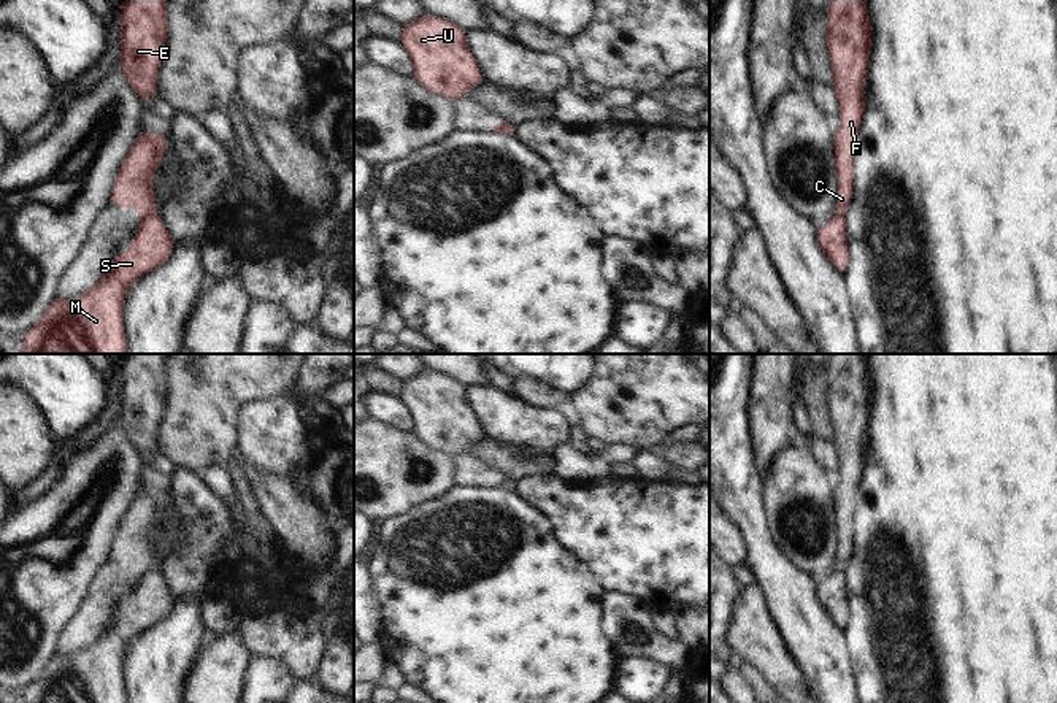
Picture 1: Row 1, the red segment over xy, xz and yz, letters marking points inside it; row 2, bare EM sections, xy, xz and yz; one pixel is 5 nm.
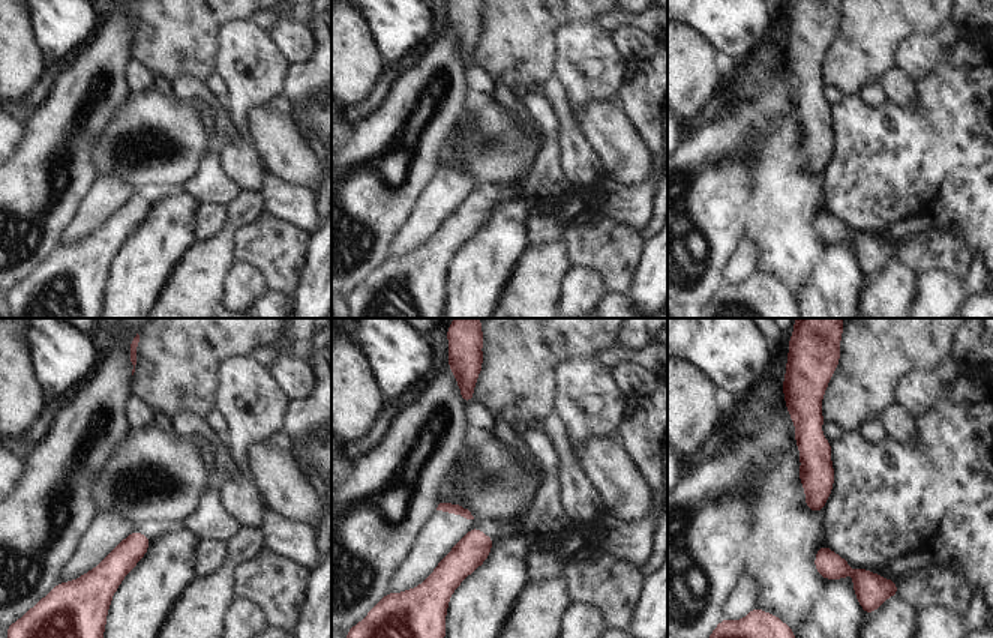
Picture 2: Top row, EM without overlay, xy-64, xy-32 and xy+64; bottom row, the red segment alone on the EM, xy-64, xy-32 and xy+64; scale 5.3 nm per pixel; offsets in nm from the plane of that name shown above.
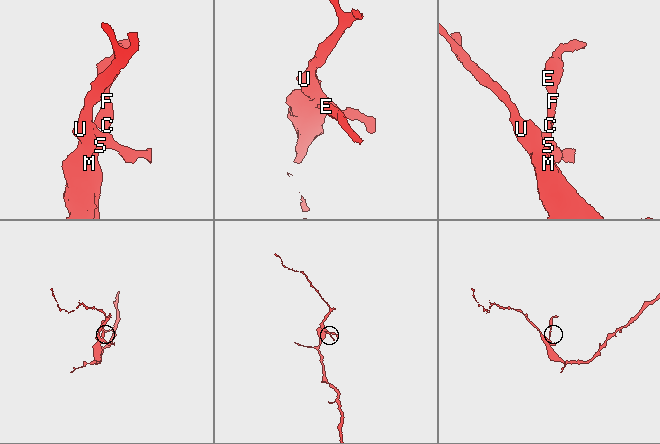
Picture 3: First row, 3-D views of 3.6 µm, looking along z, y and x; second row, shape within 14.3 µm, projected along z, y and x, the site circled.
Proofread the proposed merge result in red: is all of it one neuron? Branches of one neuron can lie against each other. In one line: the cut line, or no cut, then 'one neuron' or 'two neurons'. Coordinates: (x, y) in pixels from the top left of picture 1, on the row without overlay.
cut in xy along (154, 567), (143, 573); two neurons

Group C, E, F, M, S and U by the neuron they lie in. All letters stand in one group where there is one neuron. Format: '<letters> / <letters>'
C E F / M S U

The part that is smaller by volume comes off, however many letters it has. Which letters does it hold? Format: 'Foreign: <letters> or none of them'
Foreign: C, E, F

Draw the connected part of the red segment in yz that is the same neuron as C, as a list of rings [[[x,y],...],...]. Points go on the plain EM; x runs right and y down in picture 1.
[[[832,354],[827,362],[827,405],[841,481],[833,490],[838,546],[835,560],[844,570],[854,552],[854,508],[865,467],[862,443],[871,409],[871,379],[867,354]]]

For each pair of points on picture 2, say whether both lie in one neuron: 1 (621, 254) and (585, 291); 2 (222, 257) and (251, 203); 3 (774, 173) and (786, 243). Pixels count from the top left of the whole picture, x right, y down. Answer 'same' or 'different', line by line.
1: different
2: same
3: same

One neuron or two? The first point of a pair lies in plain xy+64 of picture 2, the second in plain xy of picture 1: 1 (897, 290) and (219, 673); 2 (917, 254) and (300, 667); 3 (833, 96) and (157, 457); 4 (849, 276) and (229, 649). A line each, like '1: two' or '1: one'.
1: one
2: one
3: one
4: two

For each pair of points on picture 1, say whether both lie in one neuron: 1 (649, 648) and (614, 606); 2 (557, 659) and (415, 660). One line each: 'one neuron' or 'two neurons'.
1: one neuron
2: one neuron

